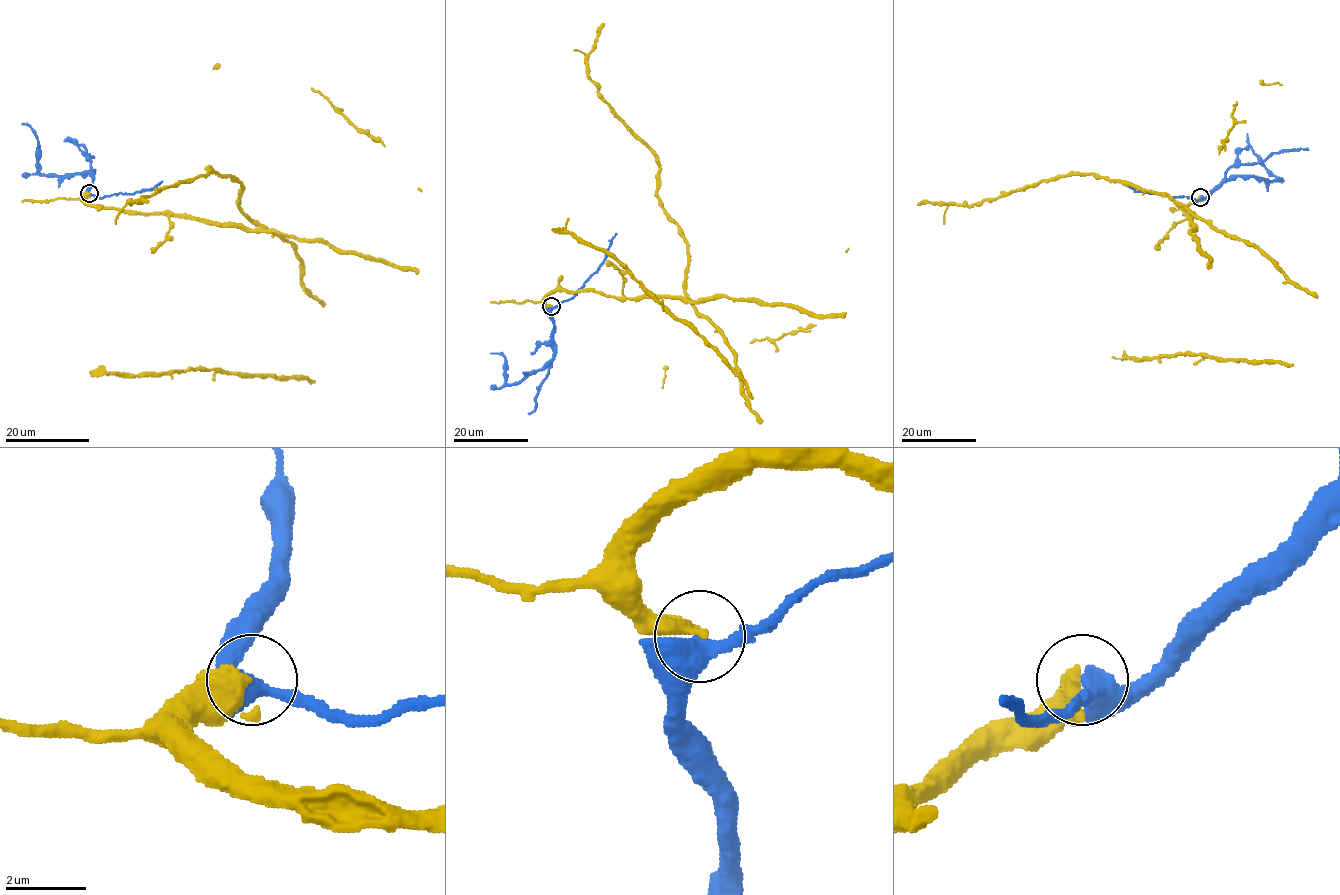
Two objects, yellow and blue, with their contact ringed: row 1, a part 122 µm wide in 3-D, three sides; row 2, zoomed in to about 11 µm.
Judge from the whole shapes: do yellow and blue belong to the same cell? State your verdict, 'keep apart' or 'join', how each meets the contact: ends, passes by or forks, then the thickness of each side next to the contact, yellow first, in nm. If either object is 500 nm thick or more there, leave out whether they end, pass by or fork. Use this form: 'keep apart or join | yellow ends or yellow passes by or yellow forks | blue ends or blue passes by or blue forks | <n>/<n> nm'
join | 360/500 nm

